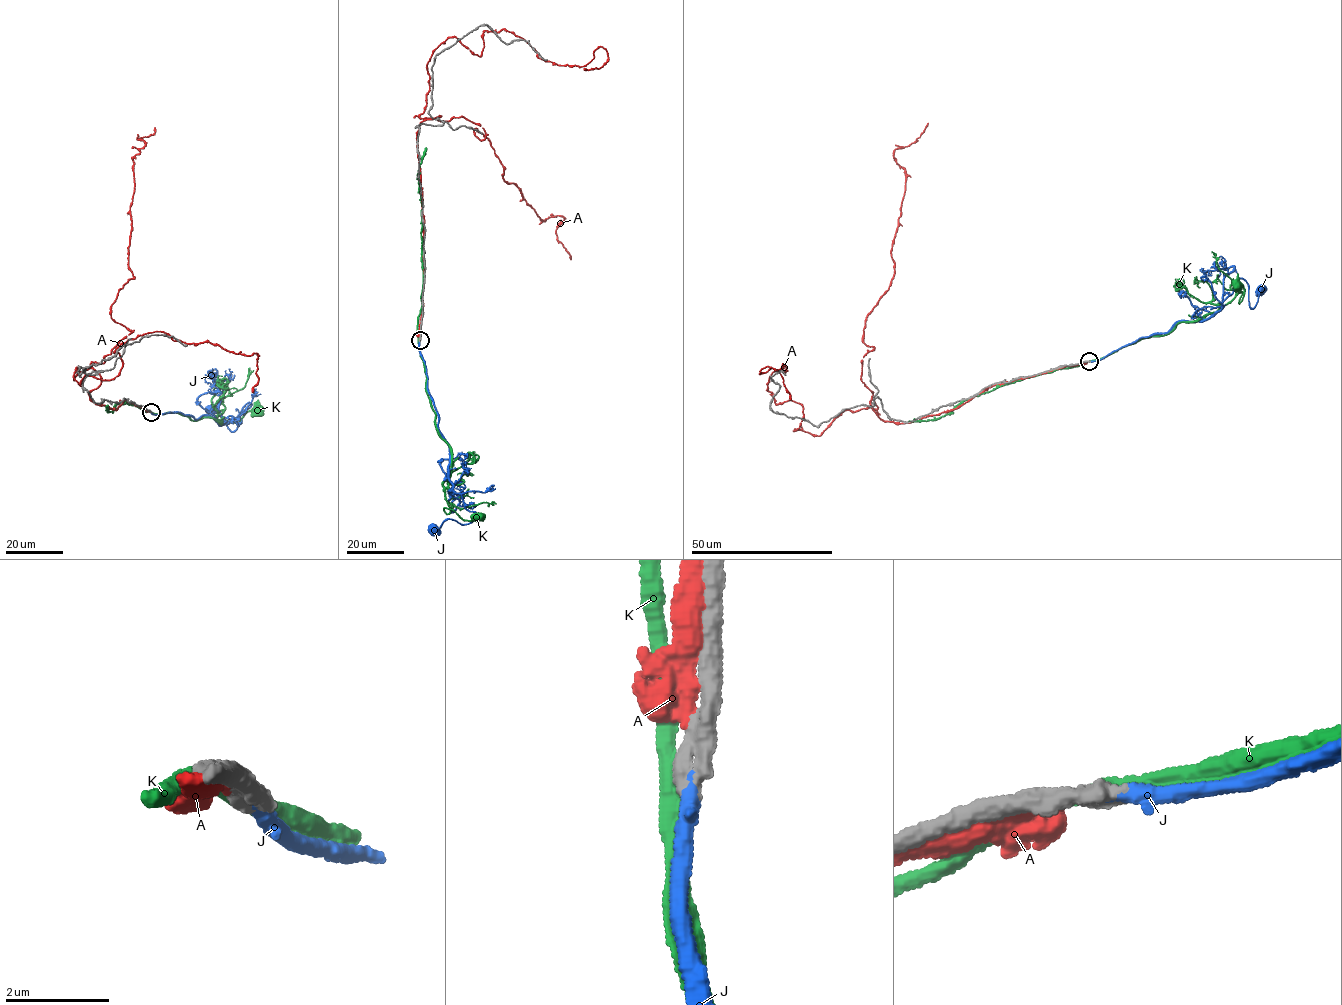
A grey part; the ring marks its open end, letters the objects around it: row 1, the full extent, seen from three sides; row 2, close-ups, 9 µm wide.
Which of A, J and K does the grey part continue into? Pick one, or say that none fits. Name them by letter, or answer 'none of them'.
none of them

